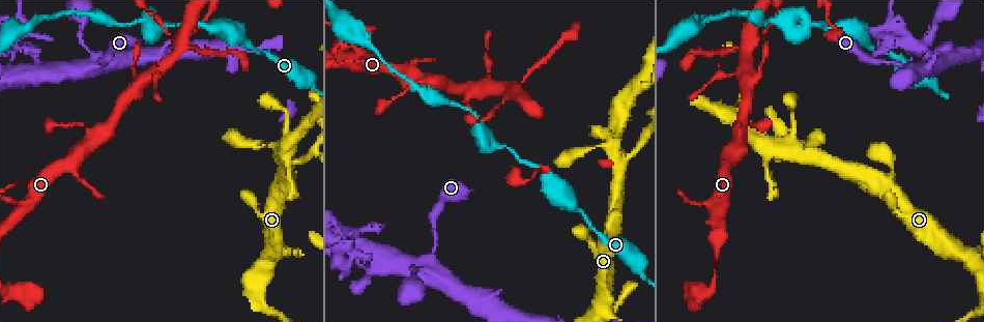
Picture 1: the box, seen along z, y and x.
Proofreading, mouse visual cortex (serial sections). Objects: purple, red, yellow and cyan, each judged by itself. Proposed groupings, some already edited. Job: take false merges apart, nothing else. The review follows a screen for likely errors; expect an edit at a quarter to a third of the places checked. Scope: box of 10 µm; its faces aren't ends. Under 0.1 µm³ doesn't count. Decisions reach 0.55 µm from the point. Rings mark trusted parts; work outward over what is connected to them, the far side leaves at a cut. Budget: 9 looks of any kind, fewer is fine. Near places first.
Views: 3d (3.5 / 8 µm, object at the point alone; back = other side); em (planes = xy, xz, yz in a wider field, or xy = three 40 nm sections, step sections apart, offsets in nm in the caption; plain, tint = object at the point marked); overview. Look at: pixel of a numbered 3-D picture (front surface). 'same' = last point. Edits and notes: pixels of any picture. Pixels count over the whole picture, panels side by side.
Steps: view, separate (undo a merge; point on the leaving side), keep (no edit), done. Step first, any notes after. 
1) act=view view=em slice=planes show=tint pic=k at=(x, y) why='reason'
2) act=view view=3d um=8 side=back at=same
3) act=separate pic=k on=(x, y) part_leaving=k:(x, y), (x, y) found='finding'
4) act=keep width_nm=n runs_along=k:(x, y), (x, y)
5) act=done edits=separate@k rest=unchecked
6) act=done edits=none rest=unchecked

act=view view=3d um=8 pic=1 at=(152, 37) why='thick turns thin'

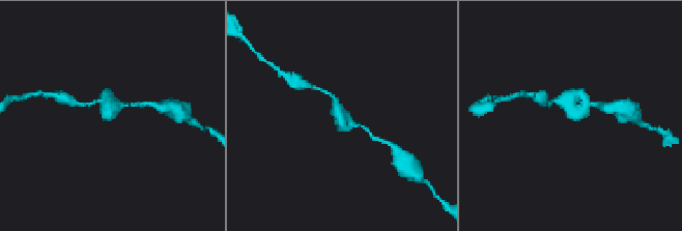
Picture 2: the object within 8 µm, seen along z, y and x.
act=view view=em slice=xy step=2 show=tint at=same arm_widths_nm=150,400 why='shape alone is not enough'

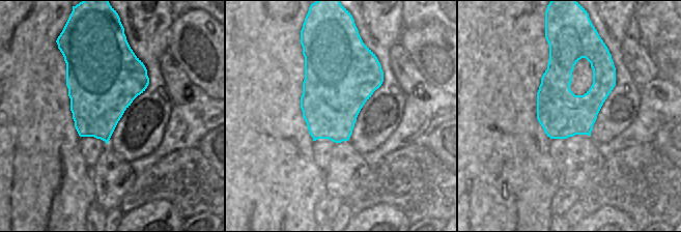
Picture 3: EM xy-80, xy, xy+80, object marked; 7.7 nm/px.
act=keep runs_along=2:(368, 132), (360, 124), (341, 122), (335, 103) found='continuous, no second cell'

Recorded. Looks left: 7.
act=view view=3d um=8 pic=1 at=(425, 262) why='sharp bend'

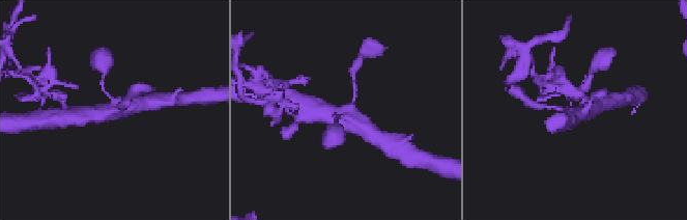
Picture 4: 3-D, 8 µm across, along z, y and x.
act=view view=3d um=3.5 at=same

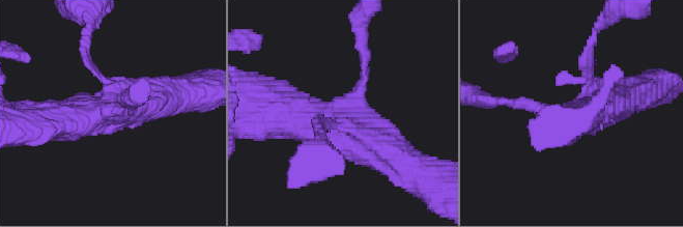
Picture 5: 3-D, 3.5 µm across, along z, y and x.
act=keep arms=4 runs_along=5:(365, 54), (362, 89), (330, 120), (276, 110) found='one cell here'

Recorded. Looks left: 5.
act=view view=3d um=3.5 side=back pic=1 at=(914, 61) why='abrupt turn'

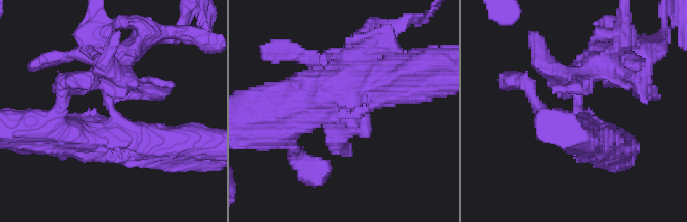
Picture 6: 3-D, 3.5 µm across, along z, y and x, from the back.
act=view view=em slice=planes show=tint pic=6 at=(577, 102)

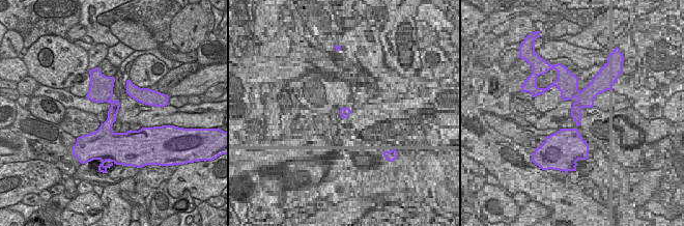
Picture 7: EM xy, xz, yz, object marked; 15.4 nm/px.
act=separate pic=6 on=(608, 81) width_nm=190 part_leaving=6:(571, 87), (595, 50), (622, 46) found='two cells meet here'

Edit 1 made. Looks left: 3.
act=done edits=separate@6 rest=unchecked

